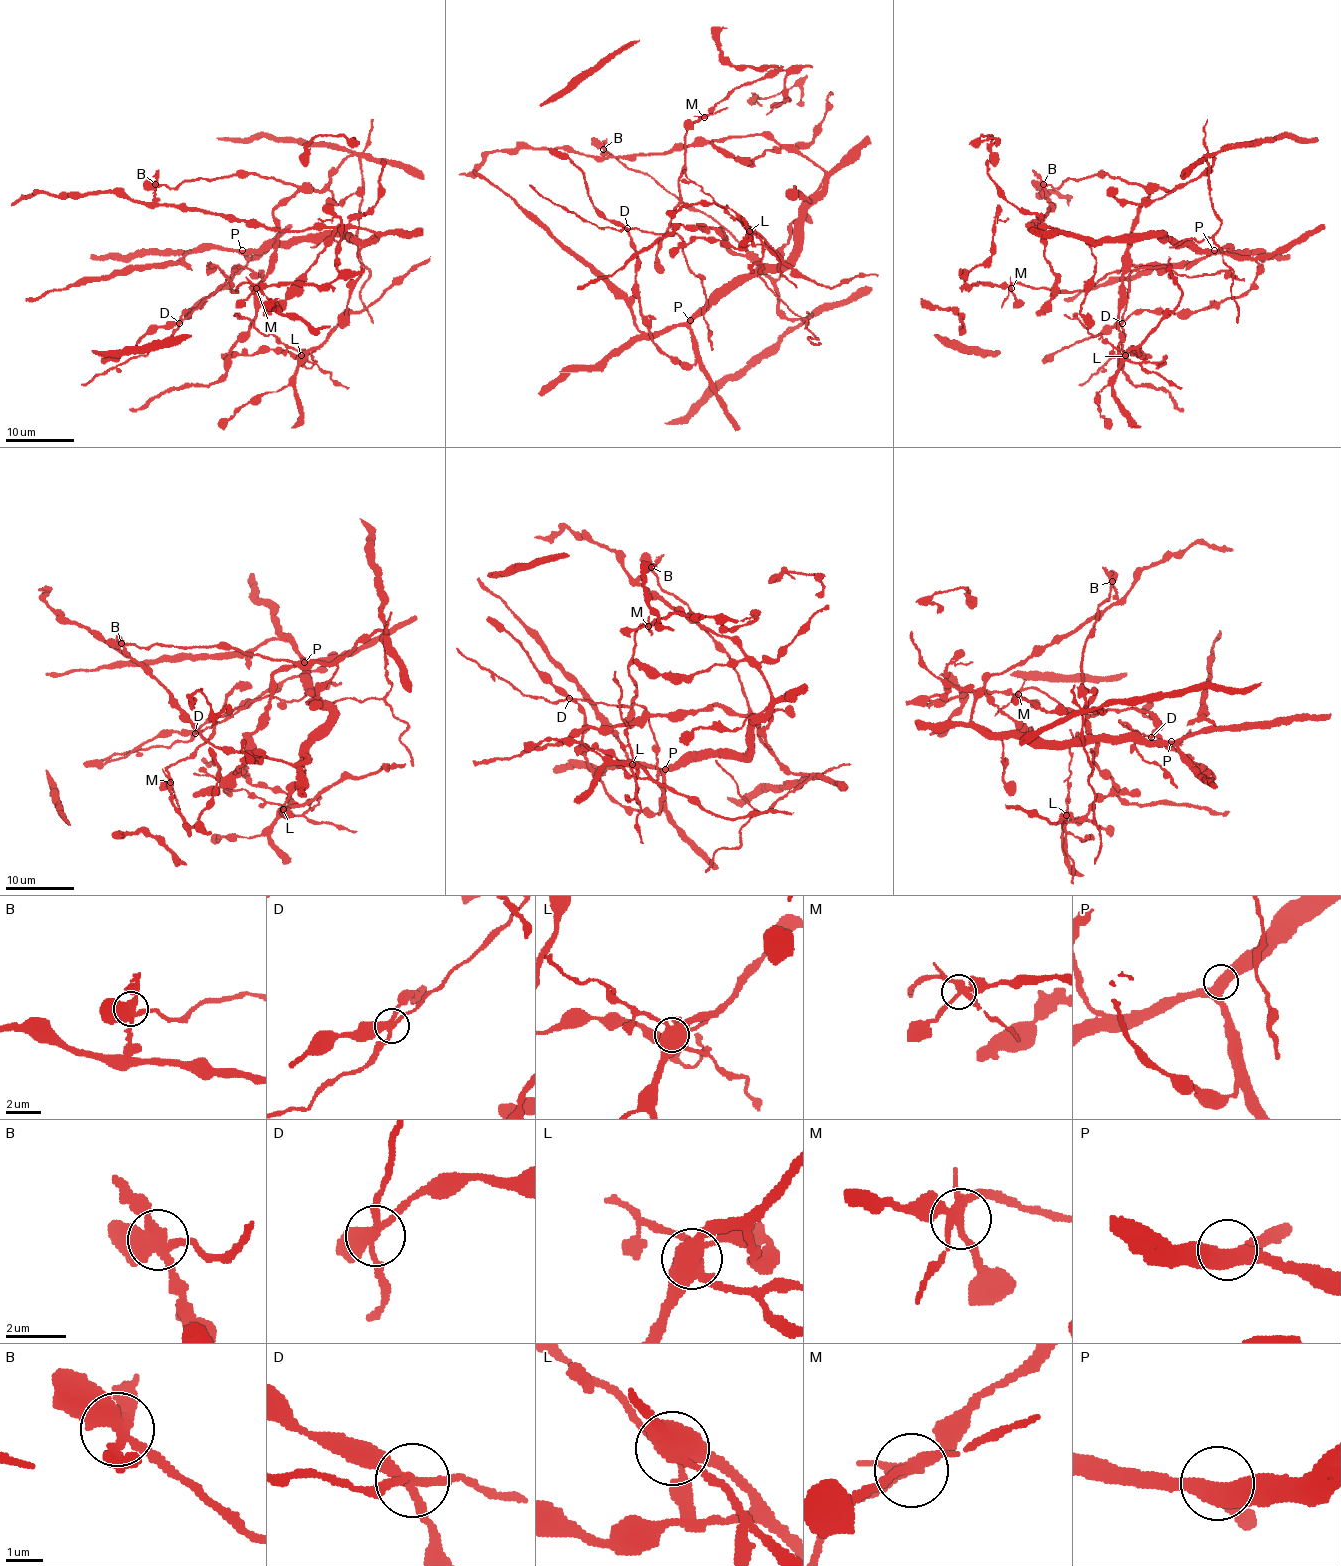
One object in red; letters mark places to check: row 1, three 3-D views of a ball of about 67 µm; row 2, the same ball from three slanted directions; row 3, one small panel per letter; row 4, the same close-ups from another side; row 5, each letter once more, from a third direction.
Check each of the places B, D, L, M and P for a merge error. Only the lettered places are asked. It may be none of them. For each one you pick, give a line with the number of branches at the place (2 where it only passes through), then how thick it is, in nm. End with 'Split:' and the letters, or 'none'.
B: branches 4; calibre 440 nm
D: branches 4; calibre 280 nm
L: branches 5; calibre 650 nm
Split: B, D, L

